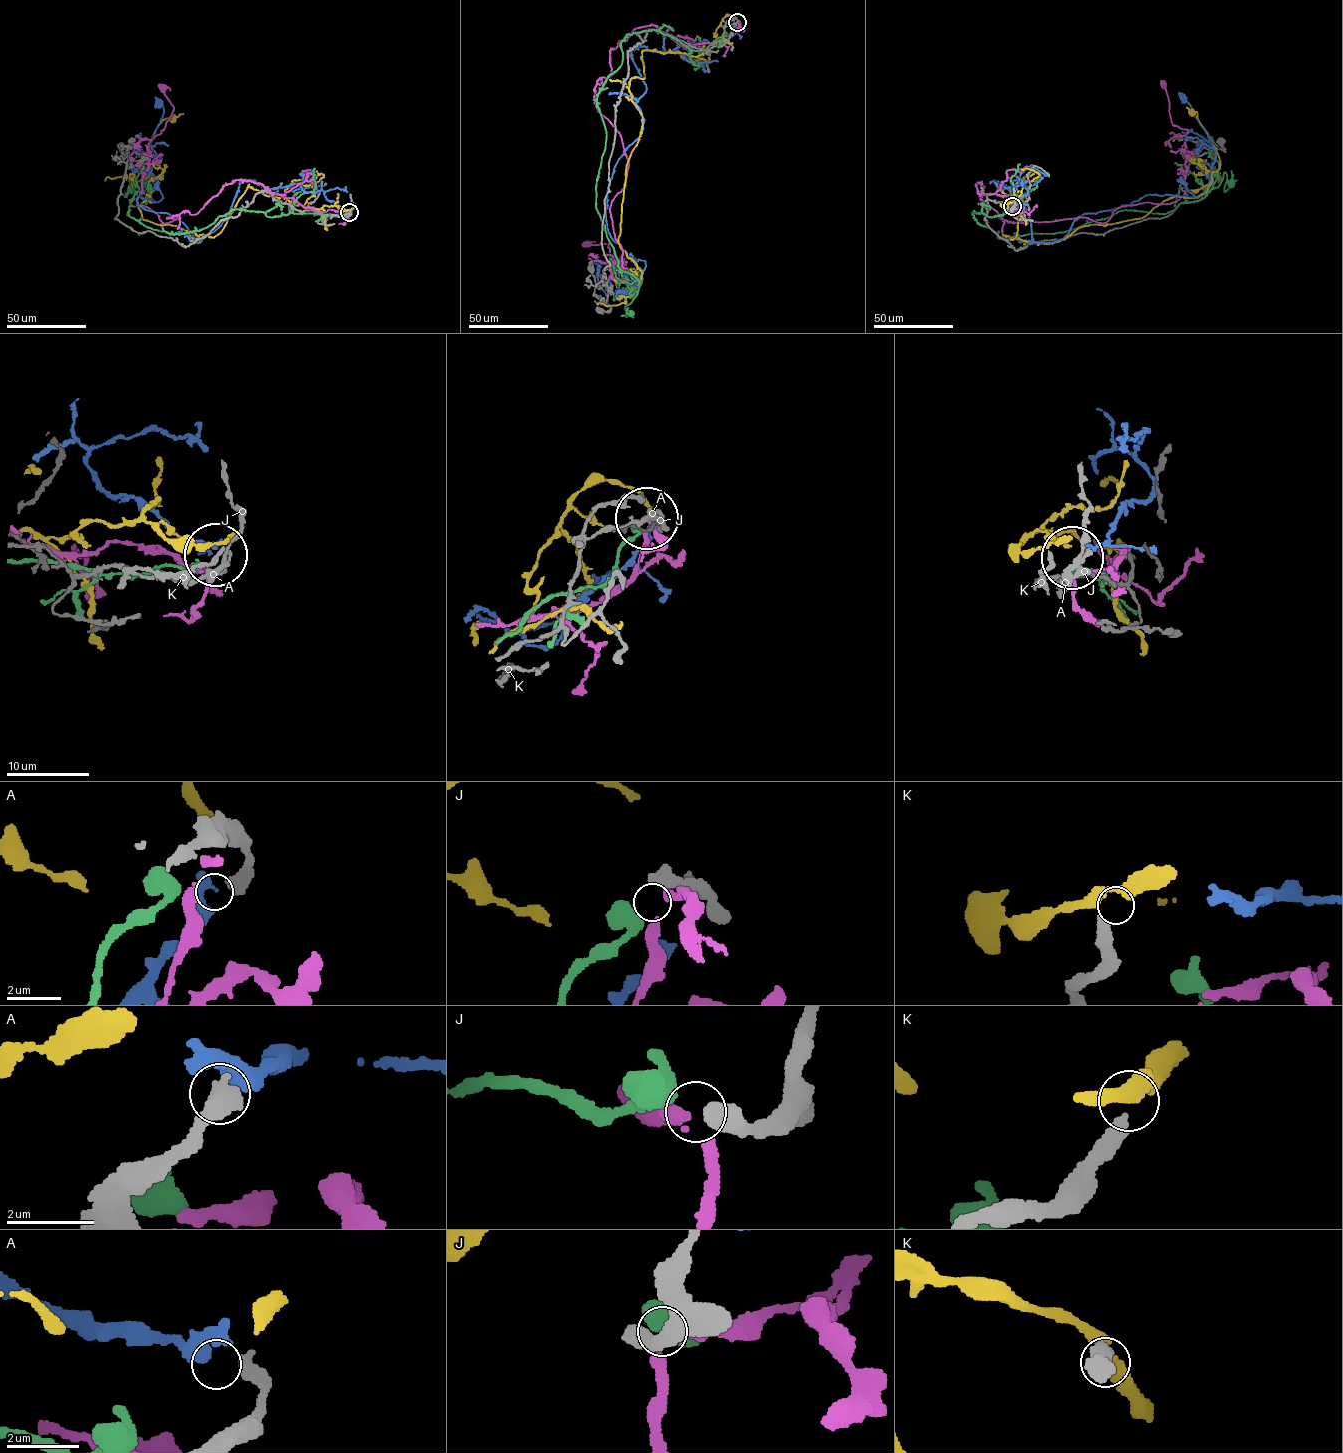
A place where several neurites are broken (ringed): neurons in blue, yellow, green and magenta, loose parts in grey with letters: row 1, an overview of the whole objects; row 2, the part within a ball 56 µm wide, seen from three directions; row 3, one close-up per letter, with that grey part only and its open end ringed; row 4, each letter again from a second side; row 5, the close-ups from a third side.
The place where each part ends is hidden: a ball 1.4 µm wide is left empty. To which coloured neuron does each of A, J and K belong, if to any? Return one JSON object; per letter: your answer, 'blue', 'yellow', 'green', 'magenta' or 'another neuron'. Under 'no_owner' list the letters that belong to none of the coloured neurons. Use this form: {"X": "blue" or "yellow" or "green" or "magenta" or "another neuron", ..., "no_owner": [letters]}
{"A": "blue", "J": "green", "K": "another neuron", "no_owner": ["K"]}

